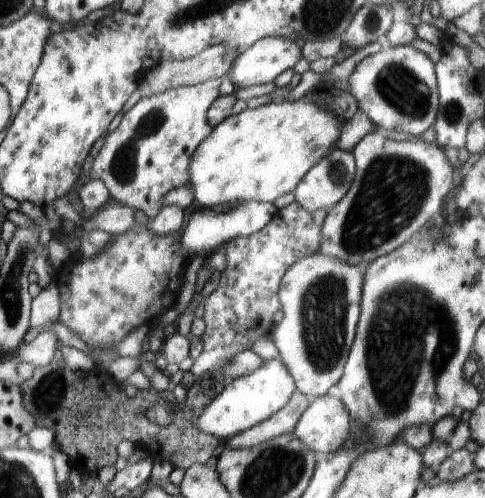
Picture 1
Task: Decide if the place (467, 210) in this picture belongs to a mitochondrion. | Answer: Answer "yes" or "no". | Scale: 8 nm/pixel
no

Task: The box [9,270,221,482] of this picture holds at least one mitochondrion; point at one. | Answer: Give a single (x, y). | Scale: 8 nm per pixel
(48, 380)

